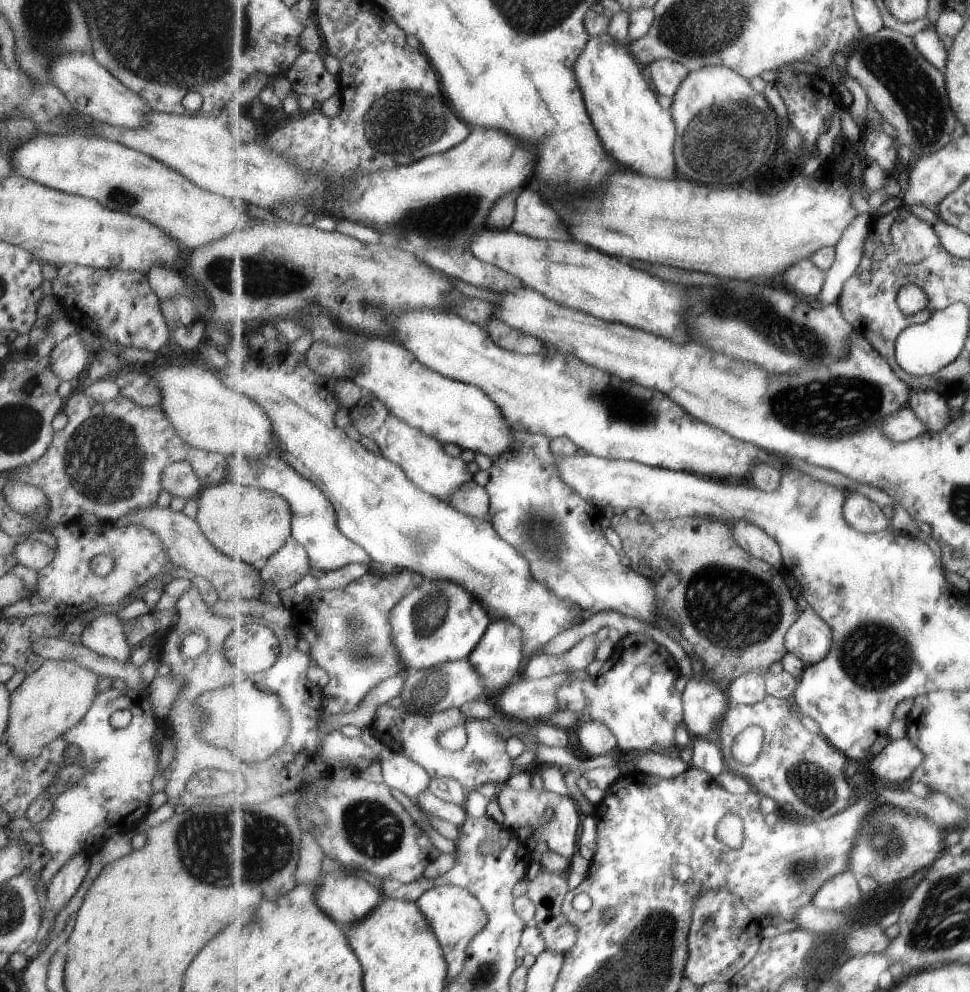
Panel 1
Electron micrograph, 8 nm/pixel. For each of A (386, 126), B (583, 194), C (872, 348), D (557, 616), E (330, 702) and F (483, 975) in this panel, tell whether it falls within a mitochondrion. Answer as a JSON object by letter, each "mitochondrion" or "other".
{"A":"mitochondrion","B":"other","C":"other","D":"other","E":"other","F":"mitochondrion"}

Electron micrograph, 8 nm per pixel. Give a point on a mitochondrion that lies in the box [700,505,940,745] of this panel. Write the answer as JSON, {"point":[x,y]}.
{"point":[876,656]}

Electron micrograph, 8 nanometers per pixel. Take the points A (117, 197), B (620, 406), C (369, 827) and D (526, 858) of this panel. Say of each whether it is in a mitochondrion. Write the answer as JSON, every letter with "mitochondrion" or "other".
{"A":"mitochondrion","B":"mitochondrion","C":"mitochondrion","D":"other"}

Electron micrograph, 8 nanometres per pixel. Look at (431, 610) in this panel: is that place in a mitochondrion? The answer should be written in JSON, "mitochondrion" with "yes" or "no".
{"mitochondrion":"yes"}

